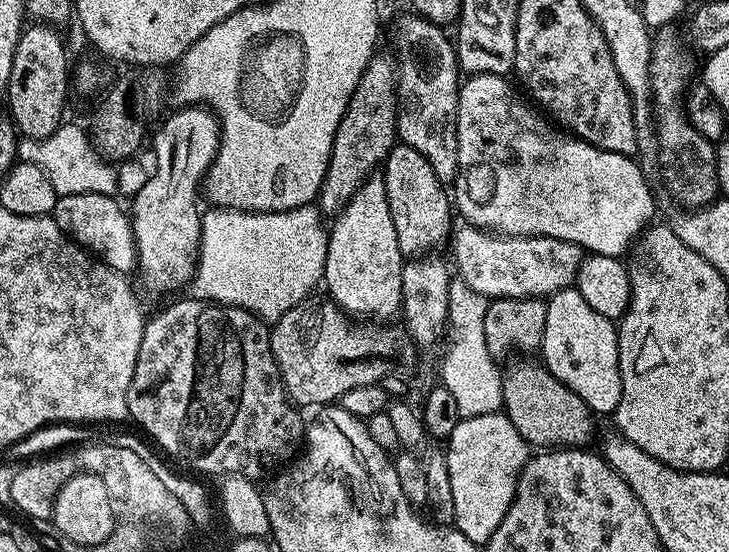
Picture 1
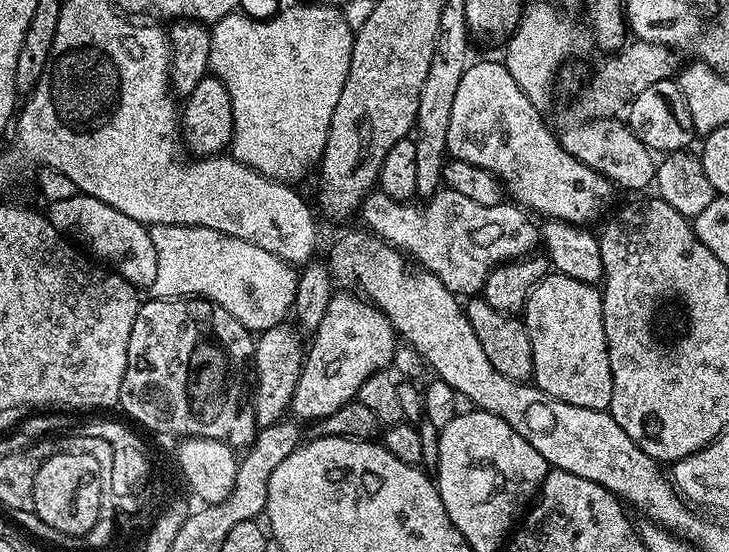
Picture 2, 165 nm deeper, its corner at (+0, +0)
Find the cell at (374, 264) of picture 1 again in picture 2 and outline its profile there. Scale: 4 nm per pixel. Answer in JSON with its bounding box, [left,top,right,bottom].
[290,291,398,421]

